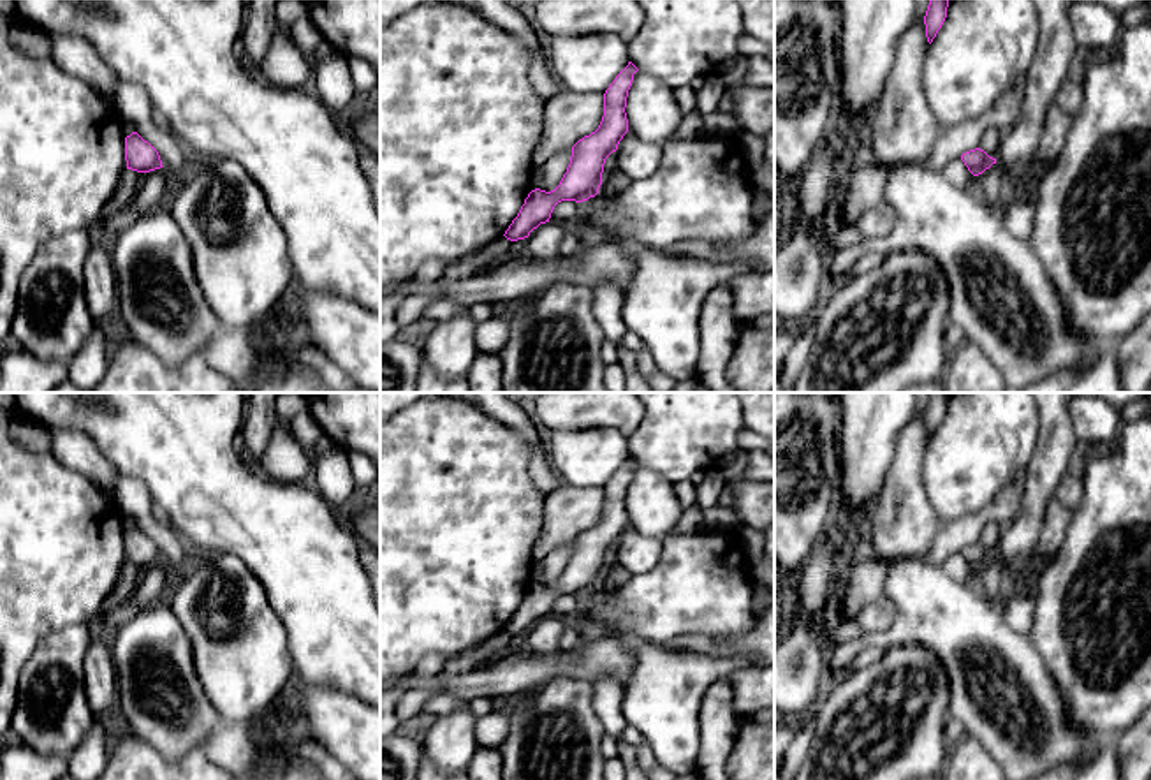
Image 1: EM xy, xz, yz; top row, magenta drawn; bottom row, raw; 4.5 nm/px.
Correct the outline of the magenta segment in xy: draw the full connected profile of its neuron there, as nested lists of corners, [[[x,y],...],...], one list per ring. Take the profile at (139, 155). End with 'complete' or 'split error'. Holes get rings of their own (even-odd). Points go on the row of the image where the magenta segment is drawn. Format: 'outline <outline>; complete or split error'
outline [[[137,132],[125,137],[127,169],[150,173],[164,167],[158,151],[144,141]]]; complete

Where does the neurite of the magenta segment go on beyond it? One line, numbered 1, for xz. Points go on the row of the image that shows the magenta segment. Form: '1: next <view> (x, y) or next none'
1: next none

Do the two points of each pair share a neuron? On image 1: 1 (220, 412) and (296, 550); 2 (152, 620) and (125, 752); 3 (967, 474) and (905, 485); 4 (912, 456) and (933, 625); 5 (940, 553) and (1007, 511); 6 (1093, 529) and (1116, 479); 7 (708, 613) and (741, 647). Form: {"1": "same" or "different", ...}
{"1": "same", "2": "different", "3": "different", "4": "different", "5": "same", "6": "same", "7": "different"}

